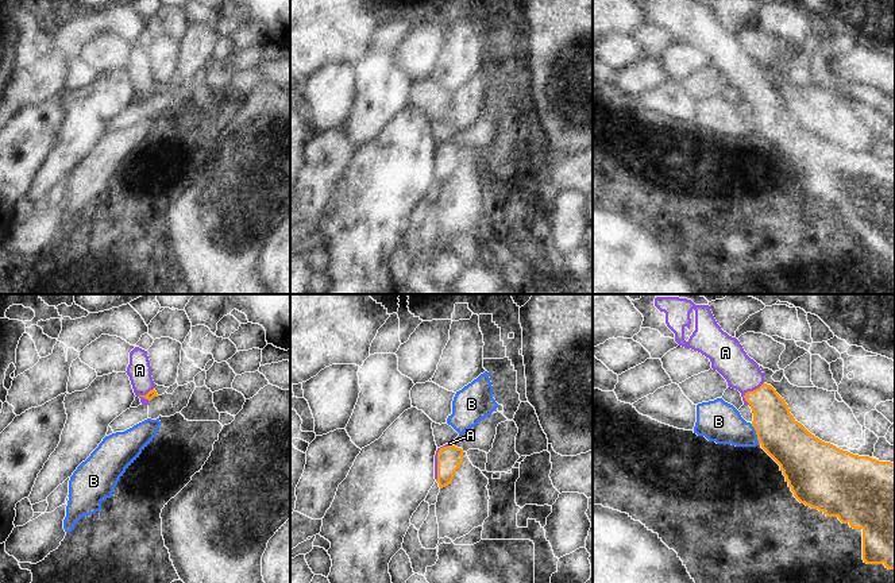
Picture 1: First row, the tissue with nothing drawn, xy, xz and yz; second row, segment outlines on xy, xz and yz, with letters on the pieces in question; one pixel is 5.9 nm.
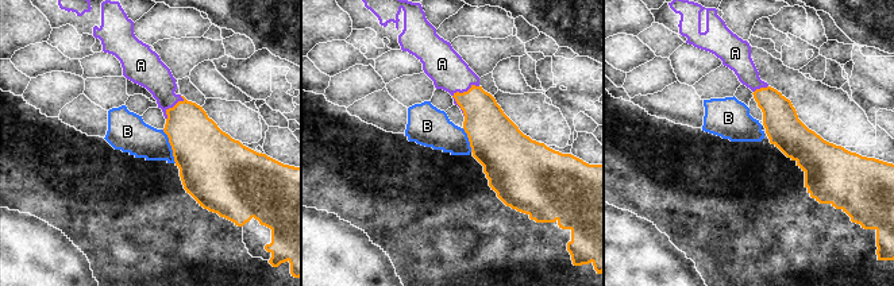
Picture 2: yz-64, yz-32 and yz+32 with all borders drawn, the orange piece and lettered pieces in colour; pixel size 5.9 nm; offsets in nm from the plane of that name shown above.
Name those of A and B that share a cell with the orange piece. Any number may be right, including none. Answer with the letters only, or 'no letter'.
A

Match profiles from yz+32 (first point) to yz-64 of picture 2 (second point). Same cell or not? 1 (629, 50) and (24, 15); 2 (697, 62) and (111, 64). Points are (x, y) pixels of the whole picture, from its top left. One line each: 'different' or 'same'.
1: different
2: same

